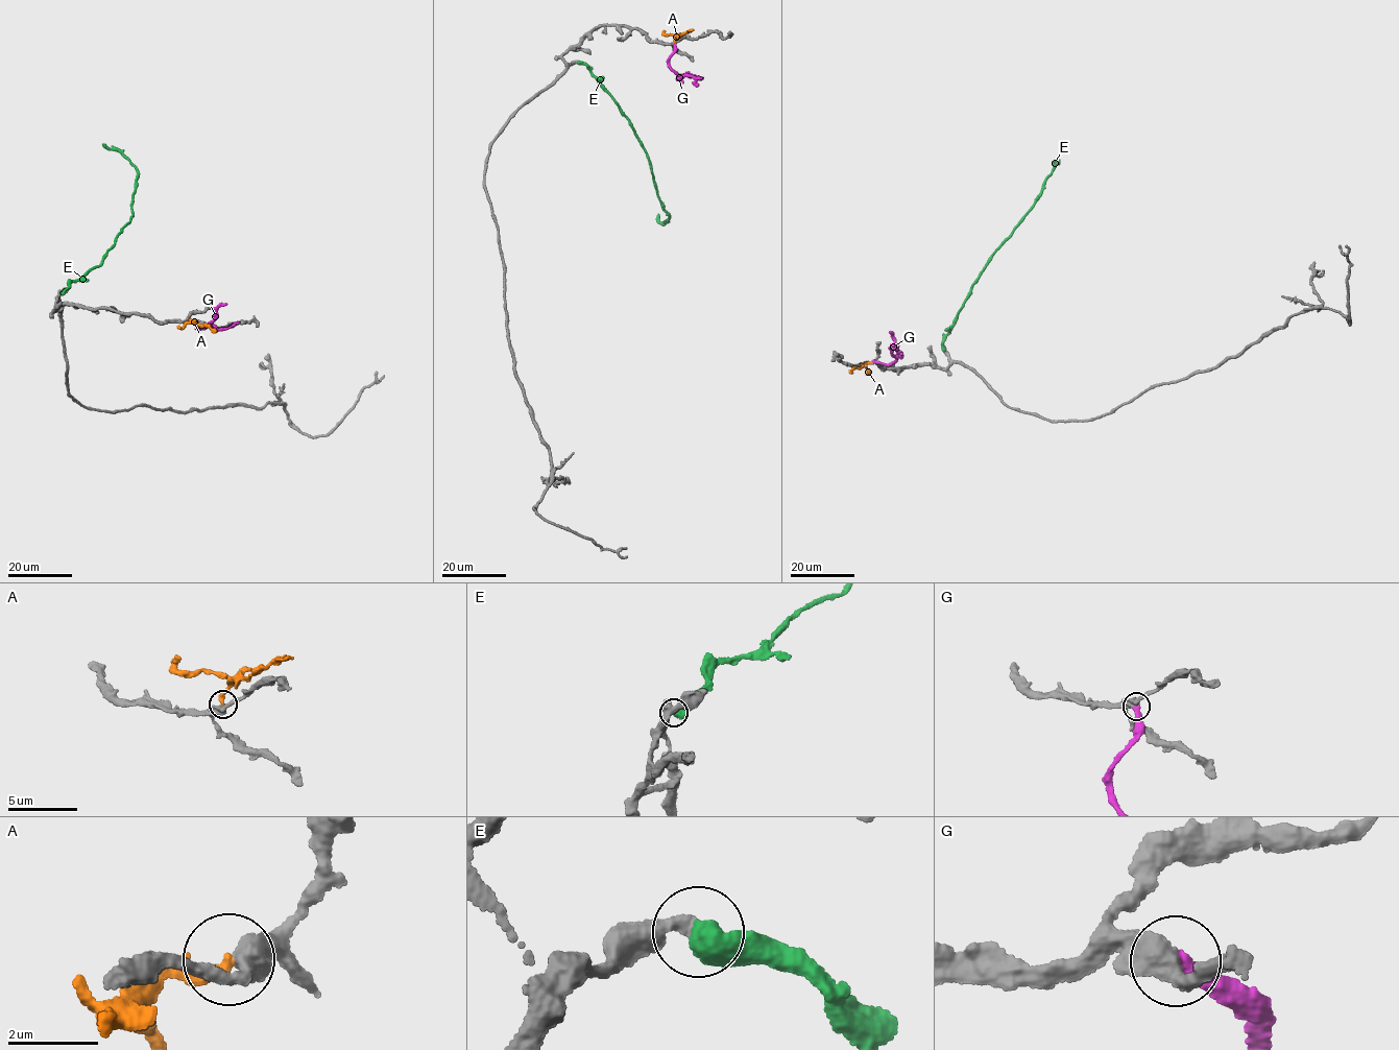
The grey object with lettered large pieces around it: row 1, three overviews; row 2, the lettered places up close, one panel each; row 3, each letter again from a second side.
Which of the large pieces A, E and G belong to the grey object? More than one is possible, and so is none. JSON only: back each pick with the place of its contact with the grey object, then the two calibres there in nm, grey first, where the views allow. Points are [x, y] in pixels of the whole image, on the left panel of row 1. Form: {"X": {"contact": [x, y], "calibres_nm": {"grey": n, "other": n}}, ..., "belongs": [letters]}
{"E": {"contact": [61, 293], "calibres_nm": {"grey": 400, "other": 650}}, "G": {"contact": [192, 320], "calibres_nm": {"grey": 460, "other": 360}}, "belongs": ["E", "G"]}

